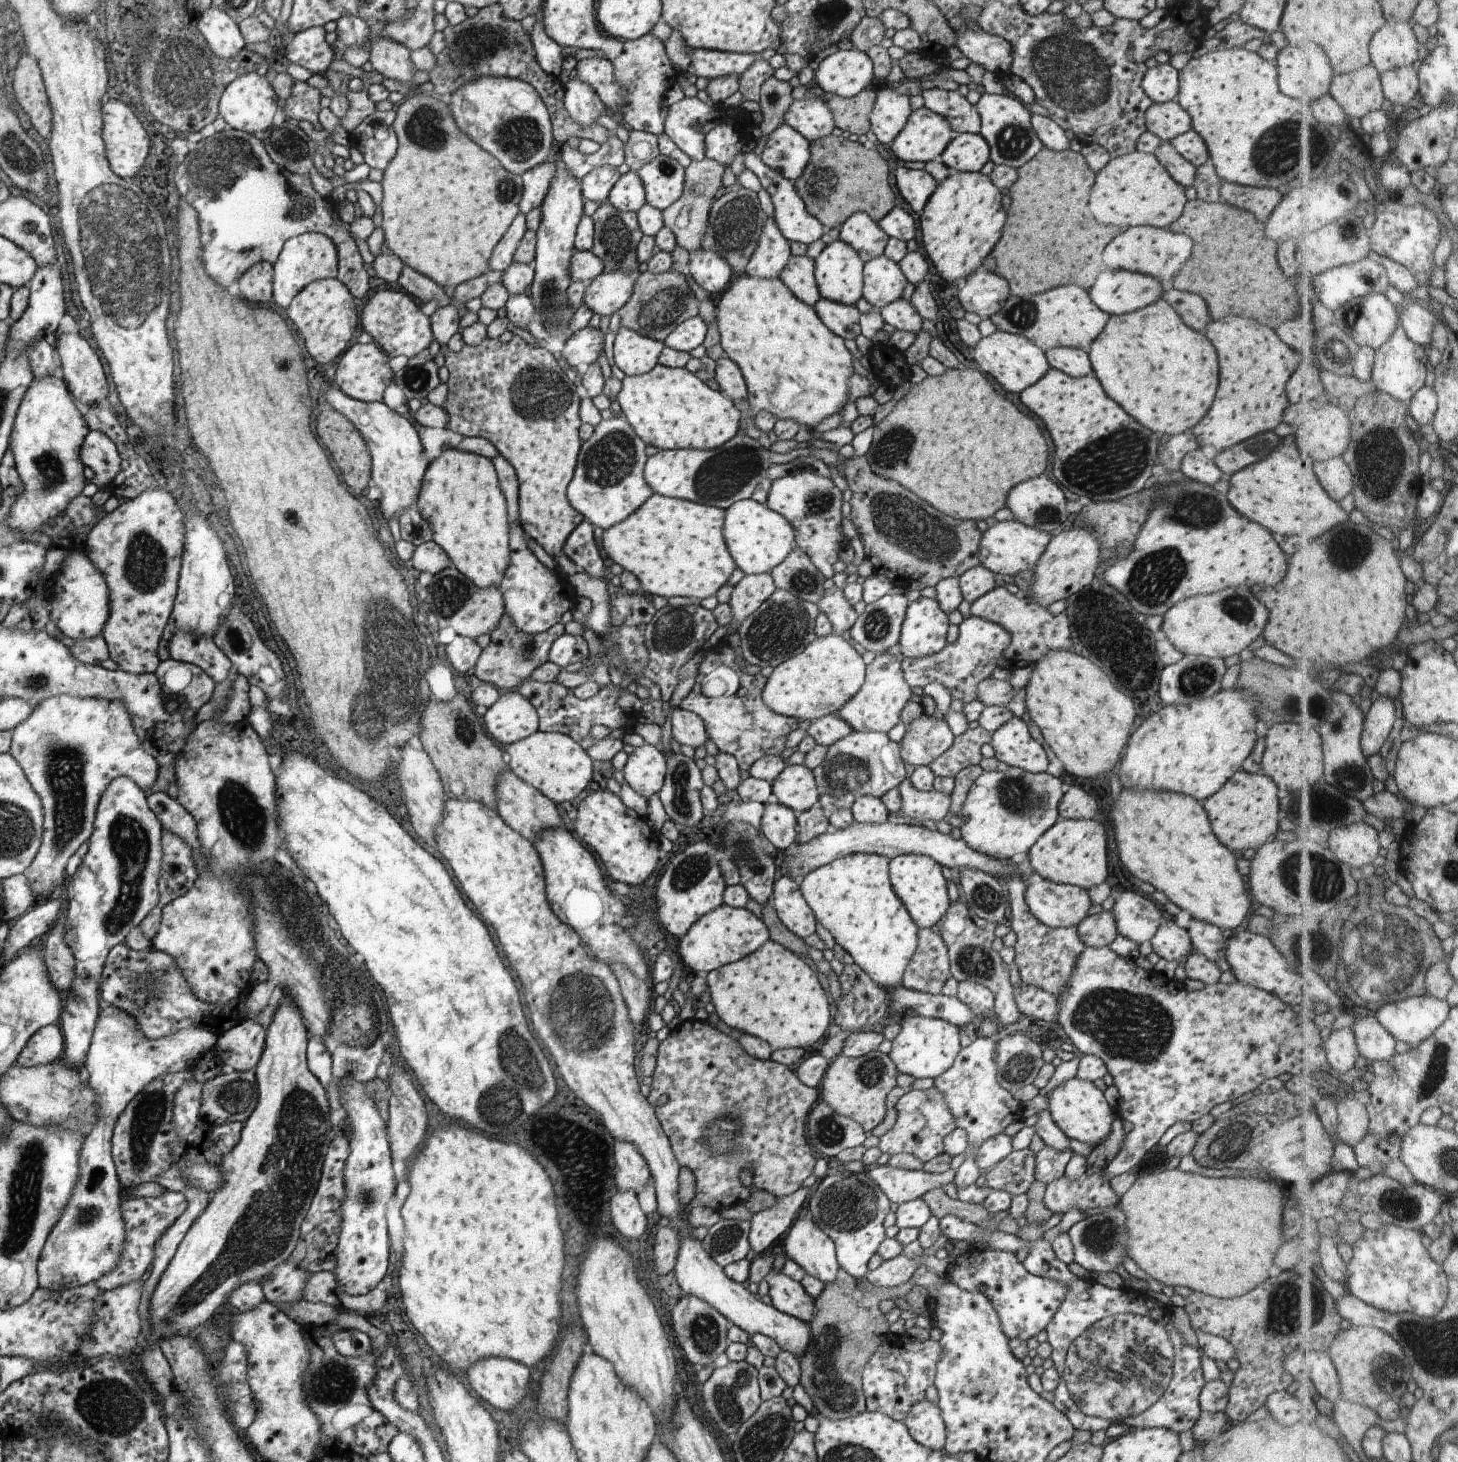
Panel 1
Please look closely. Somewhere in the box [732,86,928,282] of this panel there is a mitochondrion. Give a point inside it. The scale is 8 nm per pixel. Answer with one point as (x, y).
(819, 178)

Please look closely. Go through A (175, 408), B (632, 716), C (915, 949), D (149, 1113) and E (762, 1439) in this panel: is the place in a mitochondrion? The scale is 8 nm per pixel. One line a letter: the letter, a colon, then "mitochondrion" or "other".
A: other
B: other
C: other
D: mitochondrion
E: mitochondrion

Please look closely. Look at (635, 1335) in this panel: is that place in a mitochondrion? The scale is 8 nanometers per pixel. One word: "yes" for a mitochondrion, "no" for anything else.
no

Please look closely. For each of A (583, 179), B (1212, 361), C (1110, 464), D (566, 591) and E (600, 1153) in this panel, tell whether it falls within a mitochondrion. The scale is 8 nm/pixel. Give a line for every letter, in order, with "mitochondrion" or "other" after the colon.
A: other
B: other
C: mitochondrion
D: other
E: other

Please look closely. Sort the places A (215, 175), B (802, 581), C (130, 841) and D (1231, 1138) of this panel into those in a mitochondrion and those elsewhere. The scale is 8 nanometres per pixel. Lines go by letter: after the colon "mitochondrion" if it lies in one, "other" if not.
A: mitochondrion
B: mitochondrion
C: mitochondrion
D: mitochondrion

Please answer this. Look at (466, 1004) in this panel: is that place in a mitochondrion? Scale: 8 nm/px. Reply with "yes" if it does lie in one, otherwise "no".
no

